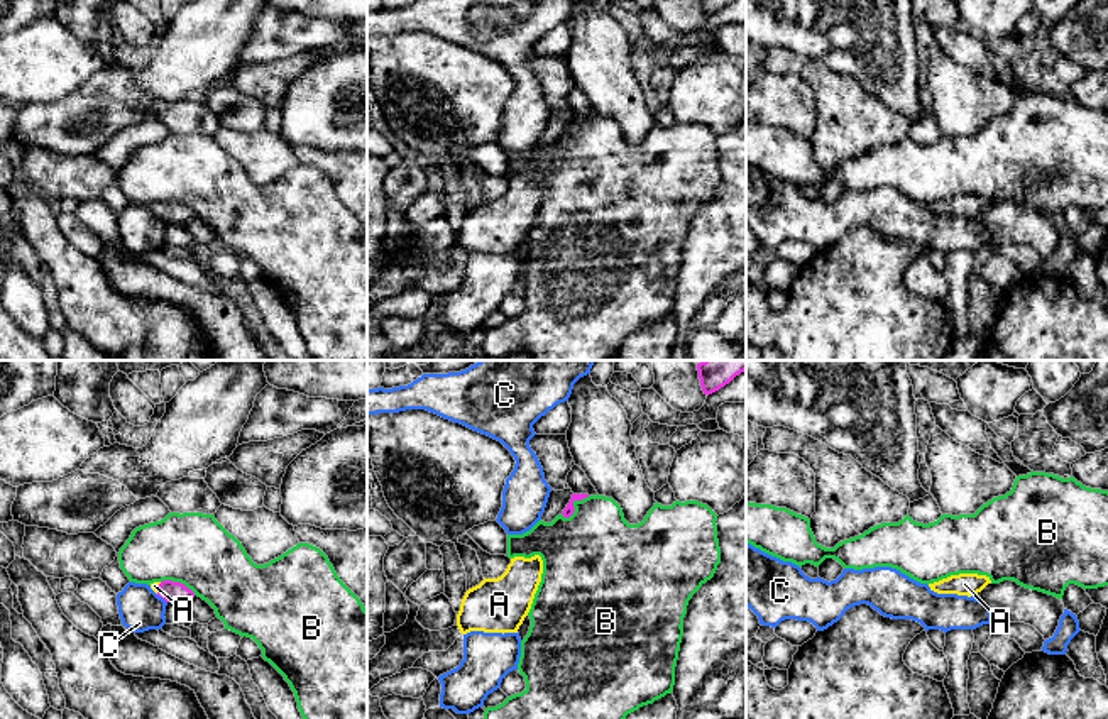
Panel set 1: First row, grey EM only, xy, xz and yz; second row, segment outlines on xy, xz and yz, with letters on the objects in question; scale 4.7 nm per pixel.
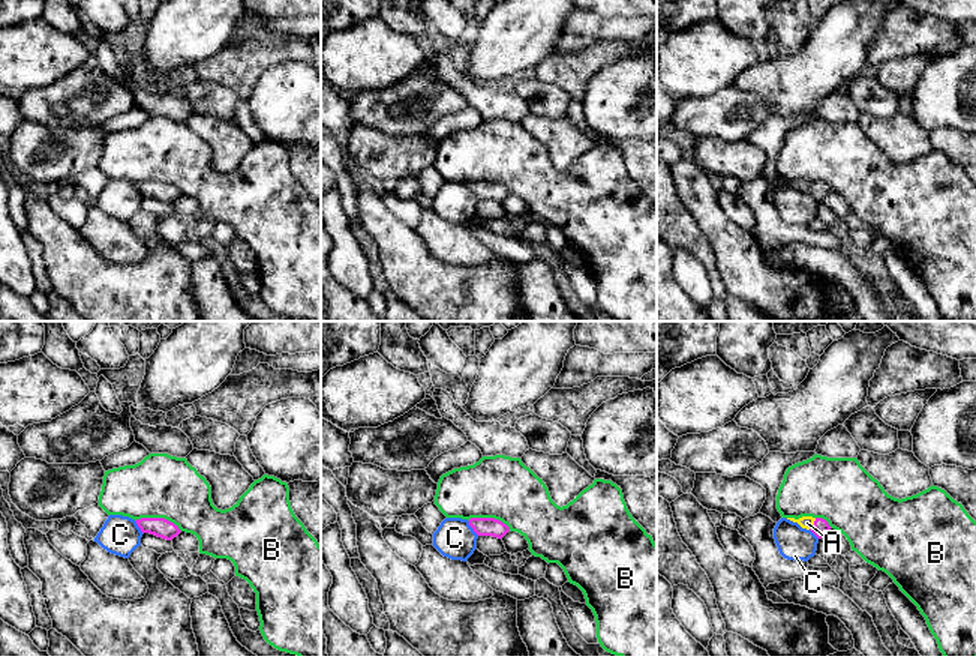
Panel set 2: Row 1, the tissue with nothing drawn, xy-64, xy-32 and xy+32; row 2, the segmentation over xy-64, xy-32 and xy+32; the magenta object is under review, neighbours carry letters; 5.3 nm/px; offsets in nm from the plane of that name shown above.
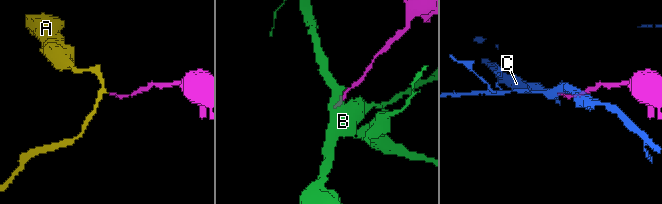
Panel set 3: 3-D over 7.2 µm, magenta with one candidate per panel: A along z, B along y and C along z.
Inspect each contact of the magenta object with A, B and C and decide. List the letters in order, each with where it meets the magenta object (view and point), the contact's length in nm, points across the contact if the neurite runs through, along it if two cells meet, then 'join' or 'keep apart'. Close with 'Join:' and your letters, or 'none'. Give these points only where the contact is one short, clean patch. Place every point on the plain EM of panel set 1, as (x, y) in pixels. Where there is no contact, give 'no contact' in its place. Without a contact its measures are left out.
A: contact xy (159, 208); length 60 nm; way xy (170, 212), (159, 208), (154, 207); join
B: contact xz (572, 127); length 170 nm; border xz (589, 117), (575, 122), (574, 132), (569, 137), (562, 137); keep apart
C: contact xy (161, 217); length 70 nm; border xy (156, 215), (166, 224); keep apart
Join: A

